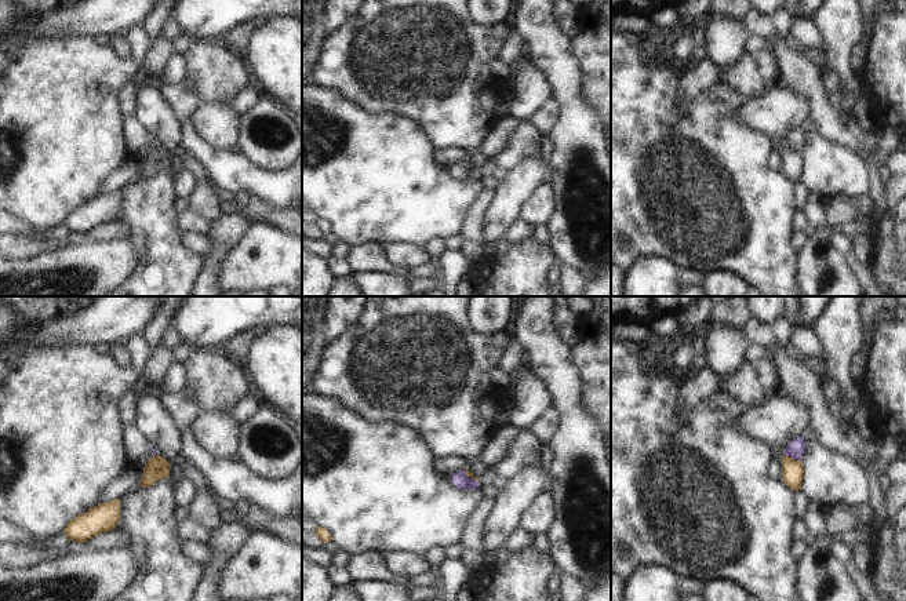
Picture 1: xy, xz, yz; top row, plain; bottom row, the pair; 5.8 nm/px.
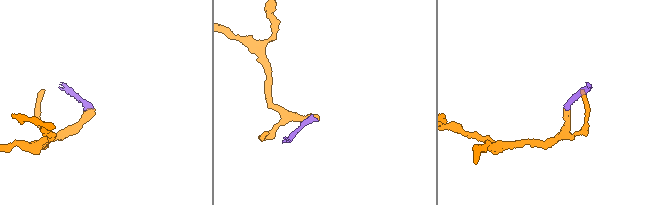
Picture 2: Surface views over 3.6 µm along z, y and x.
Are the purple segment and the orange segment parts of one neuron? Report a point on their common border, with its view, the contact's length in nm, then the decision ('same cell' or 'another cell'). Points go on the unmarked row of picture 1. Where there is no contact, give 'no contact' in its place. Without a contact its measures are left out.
yz (792, 148) | 100 nm | same cell

